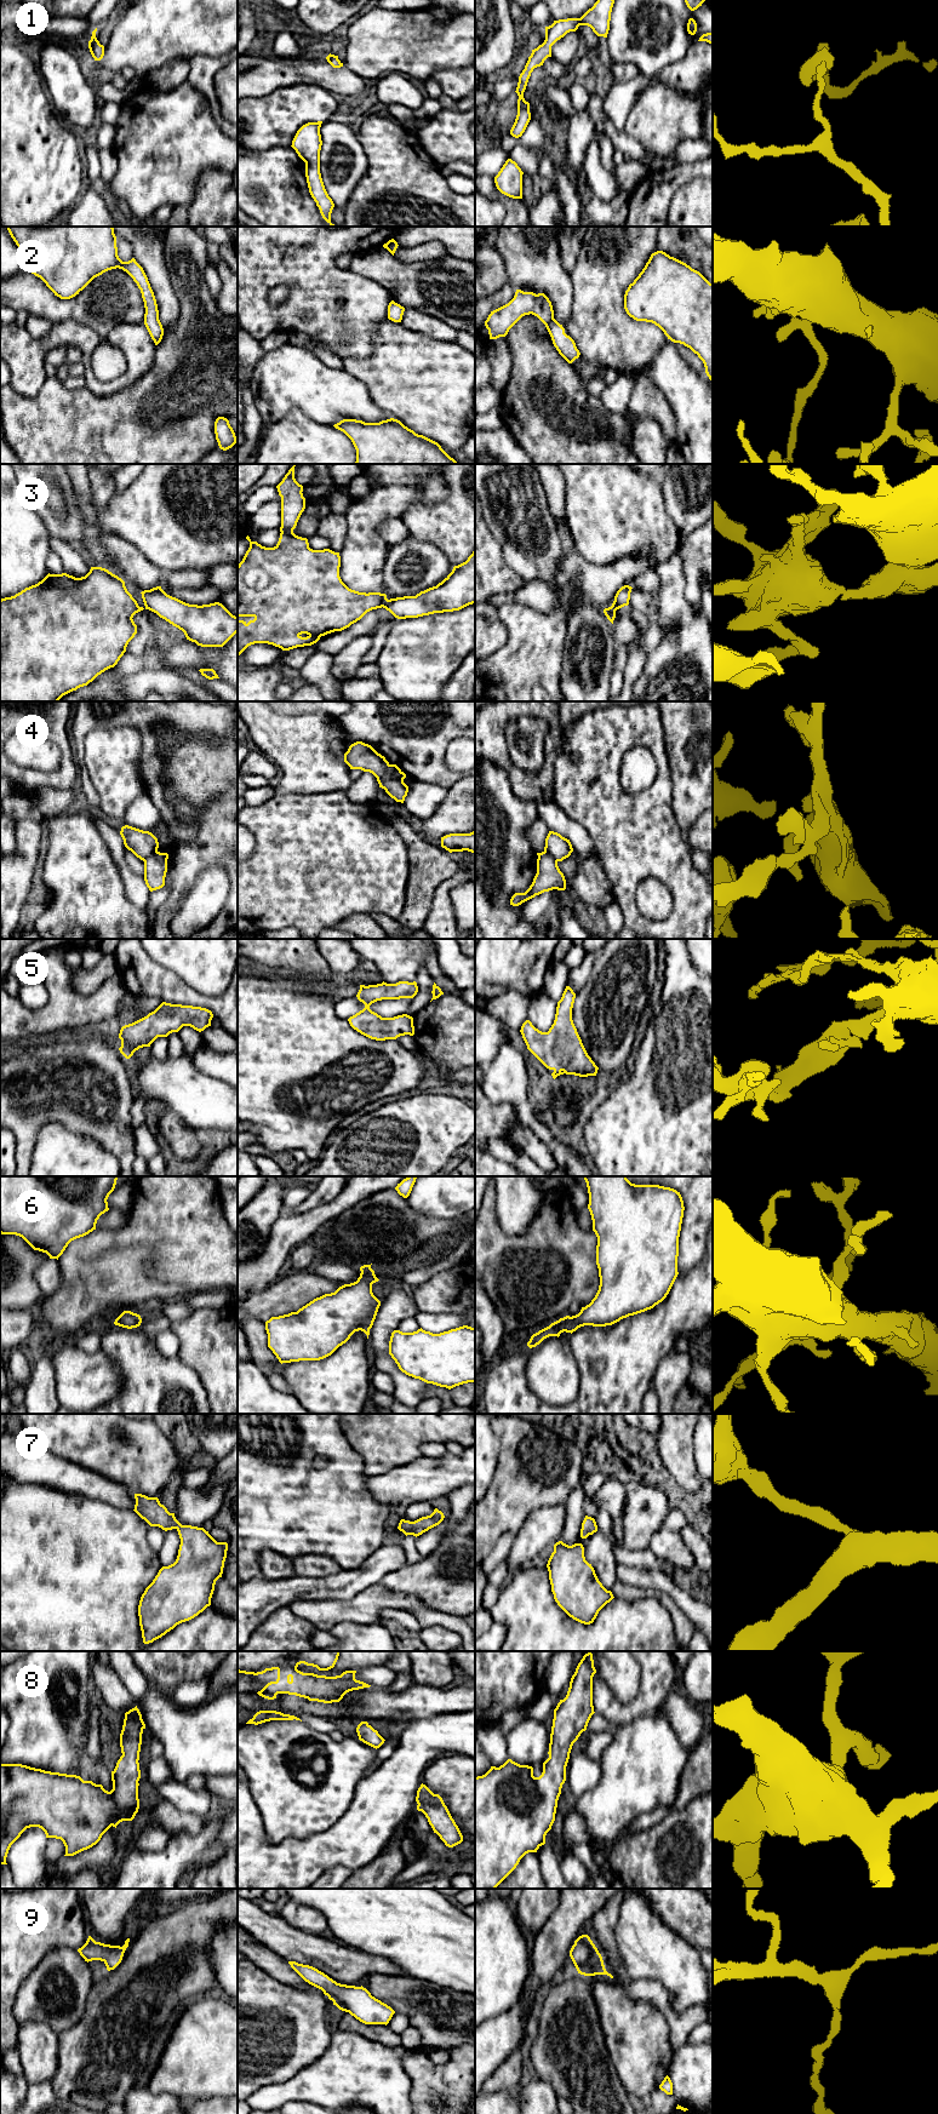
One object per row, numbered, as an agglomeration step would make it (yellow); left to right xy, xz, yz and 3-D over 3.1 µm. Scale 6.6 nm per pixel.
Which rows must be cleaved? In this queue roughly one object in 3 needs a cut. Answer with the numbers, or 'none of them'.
3, 4

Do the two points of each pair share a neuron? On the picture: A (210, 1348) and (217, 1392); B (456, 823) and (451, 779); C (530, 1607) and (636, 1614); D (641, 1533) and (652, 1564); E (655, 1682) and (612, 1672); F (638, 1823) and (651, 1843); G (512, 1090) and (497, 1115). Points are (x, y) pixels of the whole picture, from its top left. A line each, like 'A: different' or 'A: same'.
A: same
B: different
C: same
D: different
E: different
F: different
G: different

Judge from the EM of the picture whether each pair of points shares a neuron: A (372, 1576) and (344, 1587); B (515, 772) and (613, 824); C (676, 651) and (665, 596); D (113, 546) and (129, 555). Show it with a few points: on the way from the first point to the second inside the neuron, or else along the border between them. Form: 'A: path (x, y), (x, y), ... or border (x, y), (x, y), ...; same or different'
A: path (365, 1576), (352, 1582); same
B: border (553, 763), (554, 800); different
C: path (682, 637), (682, 618), (674, 609); same
D: path (116, 546), (125, 554); same

